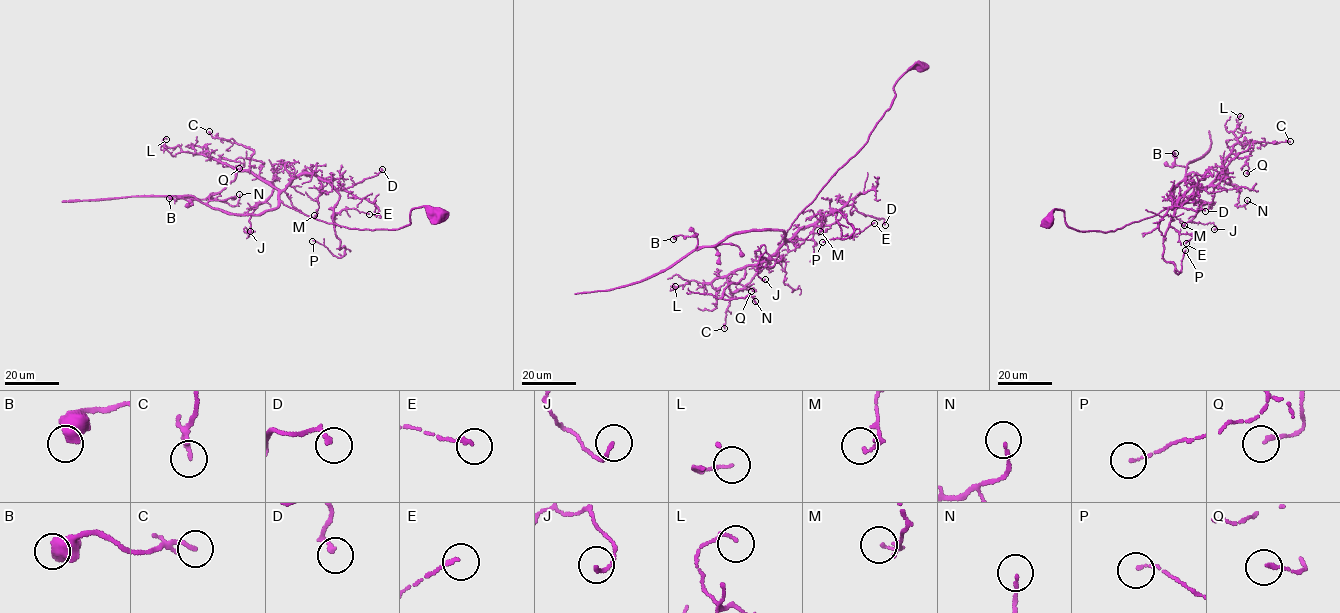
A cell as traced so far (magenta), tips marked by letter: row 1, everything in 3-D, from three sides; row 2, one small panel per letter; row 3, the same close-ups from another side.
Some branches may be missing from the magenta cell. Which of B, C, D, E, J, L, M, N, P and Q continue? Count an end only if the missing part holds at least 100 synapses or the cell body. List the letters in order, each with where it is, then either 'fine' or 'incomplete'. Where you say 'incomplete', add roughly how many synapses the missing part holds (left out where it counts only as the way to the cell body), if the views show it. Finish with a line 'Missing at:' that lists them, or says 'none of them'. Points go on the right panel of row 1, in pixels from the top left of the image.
B: place (1175, 153); fine
C: place (1290, 141); fine
D: place (1205, 211); fine
E: place (1186, 243); fine
J: place (1214, 229); fine
L: place (1240, 116); fine
M: place (1184, 225); fine
N: place (1247, 200); fine
P: place (1185, 250); fine
Q: place (1246, 173); fine
Missing at: none of them

